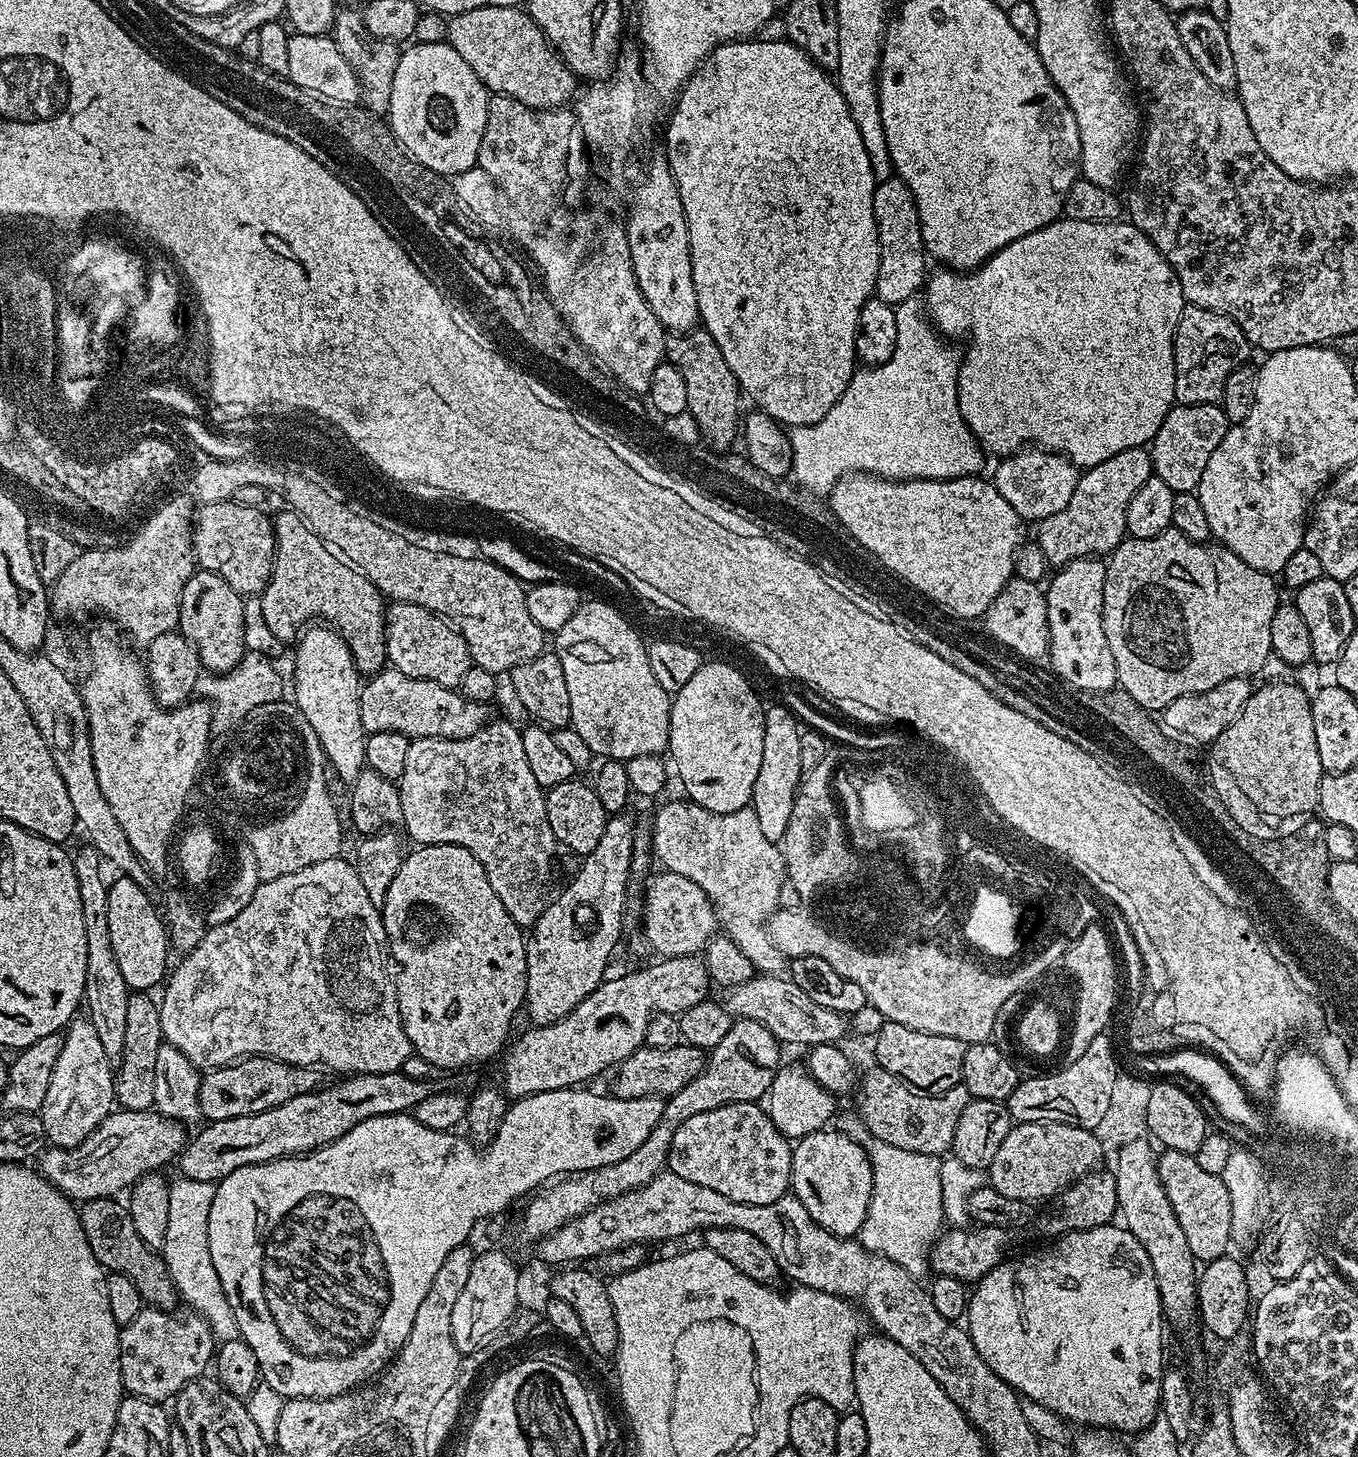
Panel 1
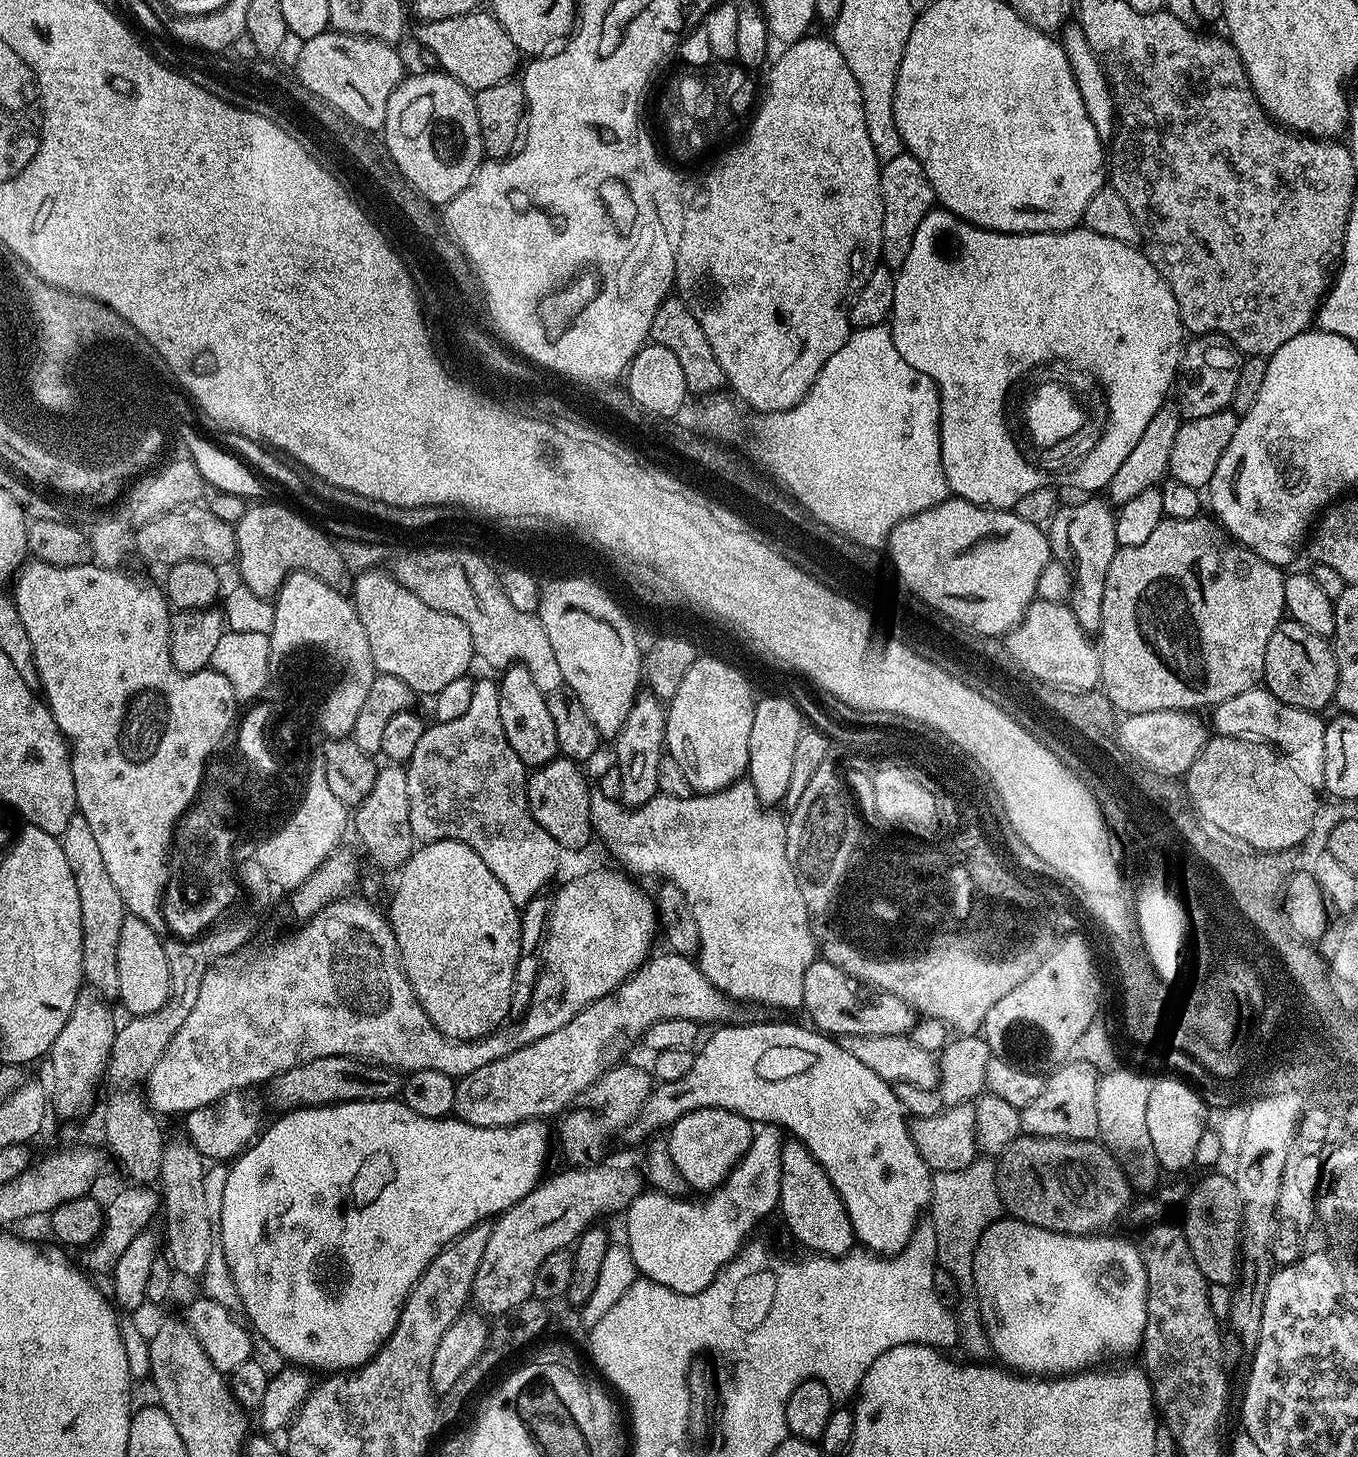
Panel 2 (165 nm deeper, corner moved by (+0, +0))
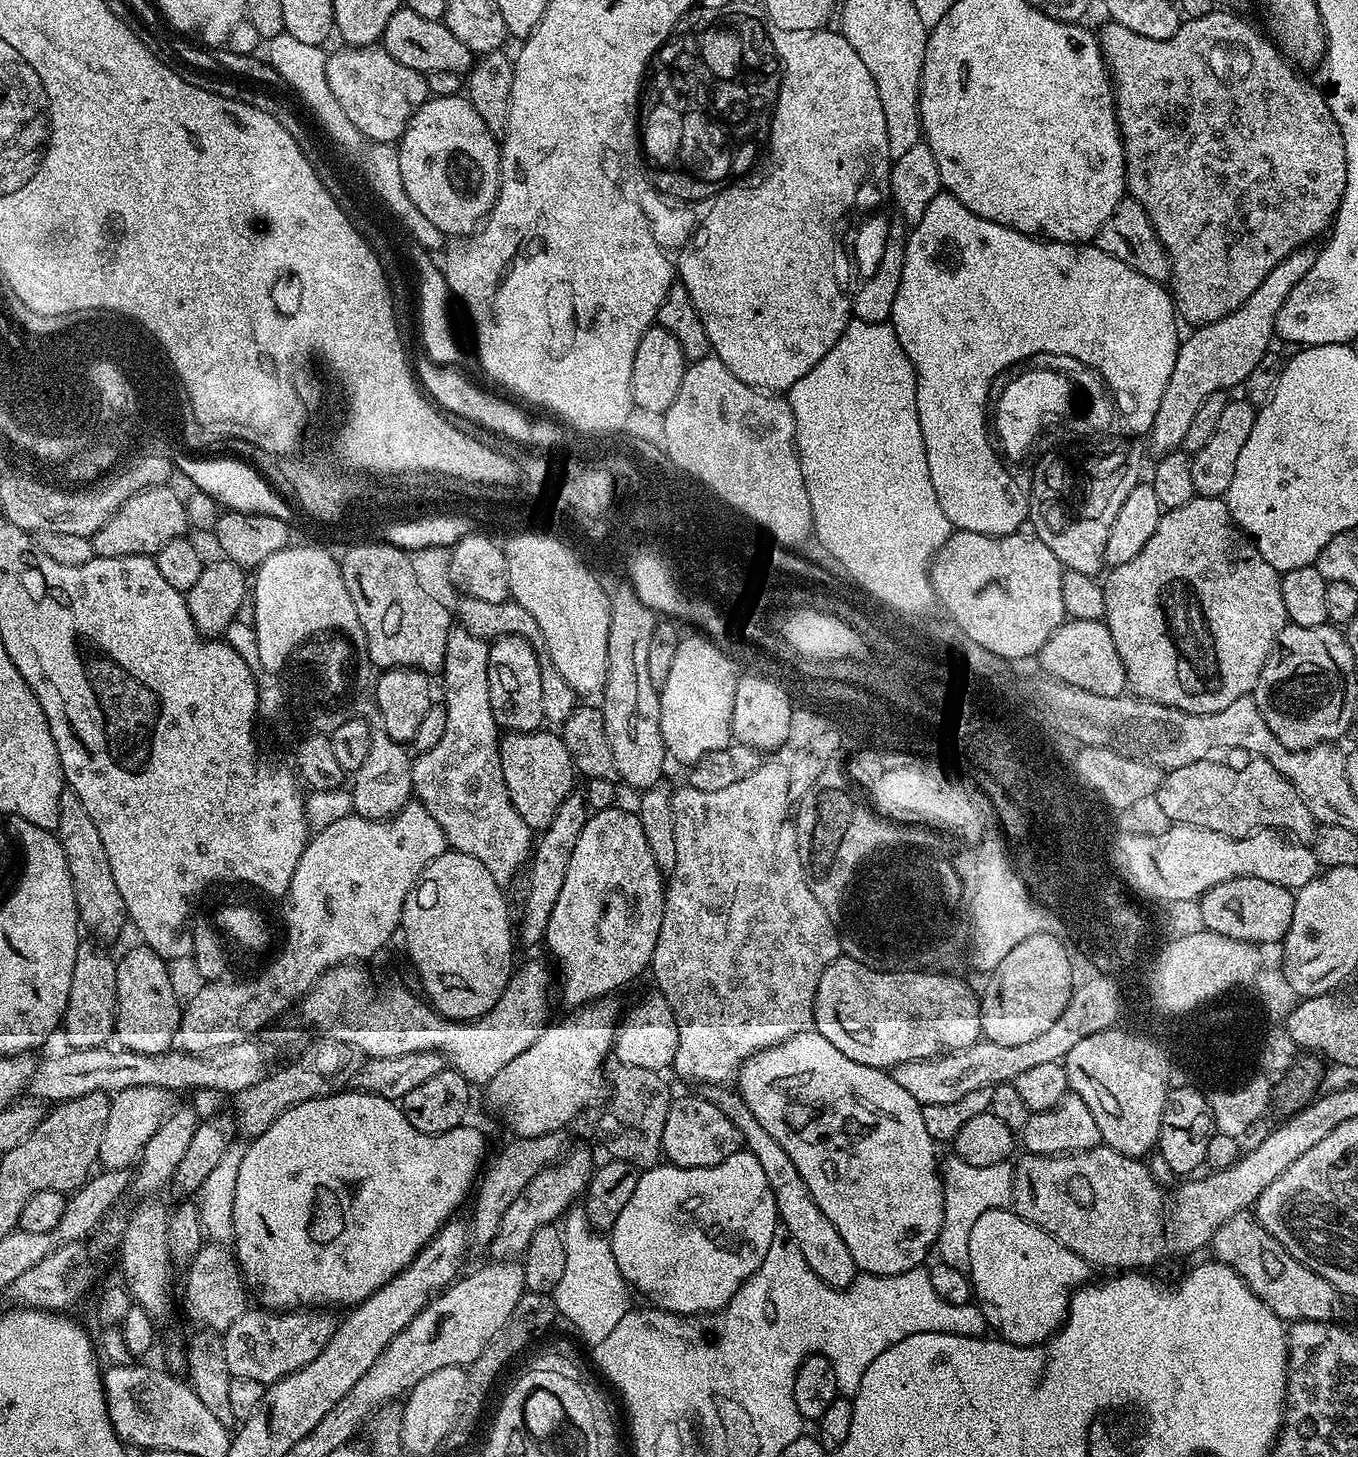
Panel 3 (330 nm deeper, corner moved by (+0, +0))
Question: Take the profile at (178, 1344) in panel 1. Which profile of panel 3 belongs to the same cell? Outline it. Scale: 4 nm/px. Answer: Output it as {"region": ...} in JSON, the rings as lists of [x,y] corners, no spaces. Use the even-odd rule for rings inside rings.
{"region":[[[256,1306],[242,1314],[238,1322],[234,1322],[222,1333],[224,1349],[226,1350],[226,1366],[230,1366],[230,1374],[238,1378],[254,1378],[254,1382],[262,1382],[264,1385],[273,1384],[281,1380],[283,1376],[294,1374],[294,1370],[302,1370],[318,1354],[324,1352],[326,1342],[330,1342],[332,1335],[336,1333],[338,1325],[337,1317],[332,1317],[328,1310],[265,1310]]]}

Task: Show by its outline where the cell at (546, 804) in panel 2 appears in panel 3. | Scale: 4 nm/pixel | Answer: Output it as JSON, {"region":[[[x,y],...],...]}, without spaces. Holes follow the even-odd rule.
{"region":[[[537,730],[534,732],[509,732],[500,738],[500,761],[502,778],[514,802],[514,810],[522,814],[522,822],[533,830],[543,830],[554,822],[558,808],[574,790],[572,784],[578,780],[578,773],[572,766],[570,750],[566,750],[563,735]]]}

